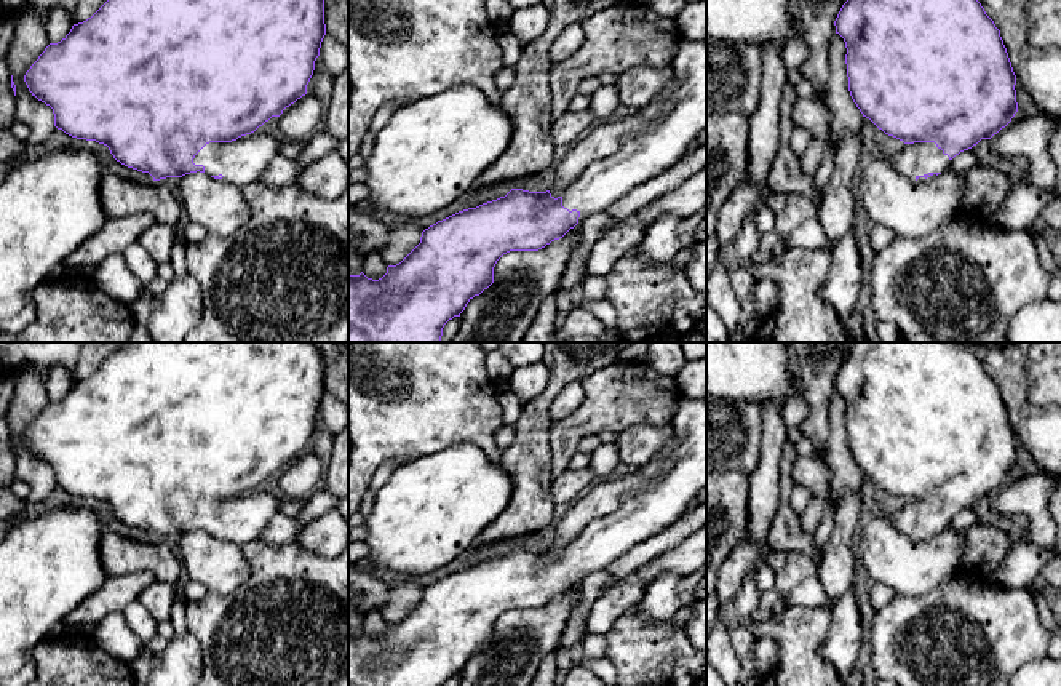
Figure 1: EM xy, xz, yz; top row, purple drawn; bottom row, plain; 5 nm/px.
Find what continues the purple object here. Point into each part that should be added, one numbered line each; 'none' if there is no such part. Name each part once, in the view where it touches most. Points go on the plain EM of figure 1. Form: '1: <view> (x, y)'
1: xy (242, 520)

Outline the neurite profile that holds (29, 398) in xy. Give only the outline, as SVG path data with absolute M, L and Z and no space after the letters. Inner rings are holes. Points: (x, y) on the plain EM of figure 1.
M21 366L13 373L14 393L5 416L16 443L14 478L30 486L27 505L43 504L54 489L54 472L50 464L38 459L24 440L26 430L50 403L46 381L50 368Z

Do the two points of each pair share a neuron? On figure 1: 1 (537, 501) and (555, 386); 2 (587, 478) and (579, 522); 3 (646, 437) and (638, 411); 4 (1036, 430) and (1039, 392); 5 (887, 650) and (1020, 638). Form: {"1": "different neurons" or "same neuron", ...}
{"1": "same neuron", "2": "different neurons", "3": "different neurons", "4": "different neurons", "5": "same neuron"}

